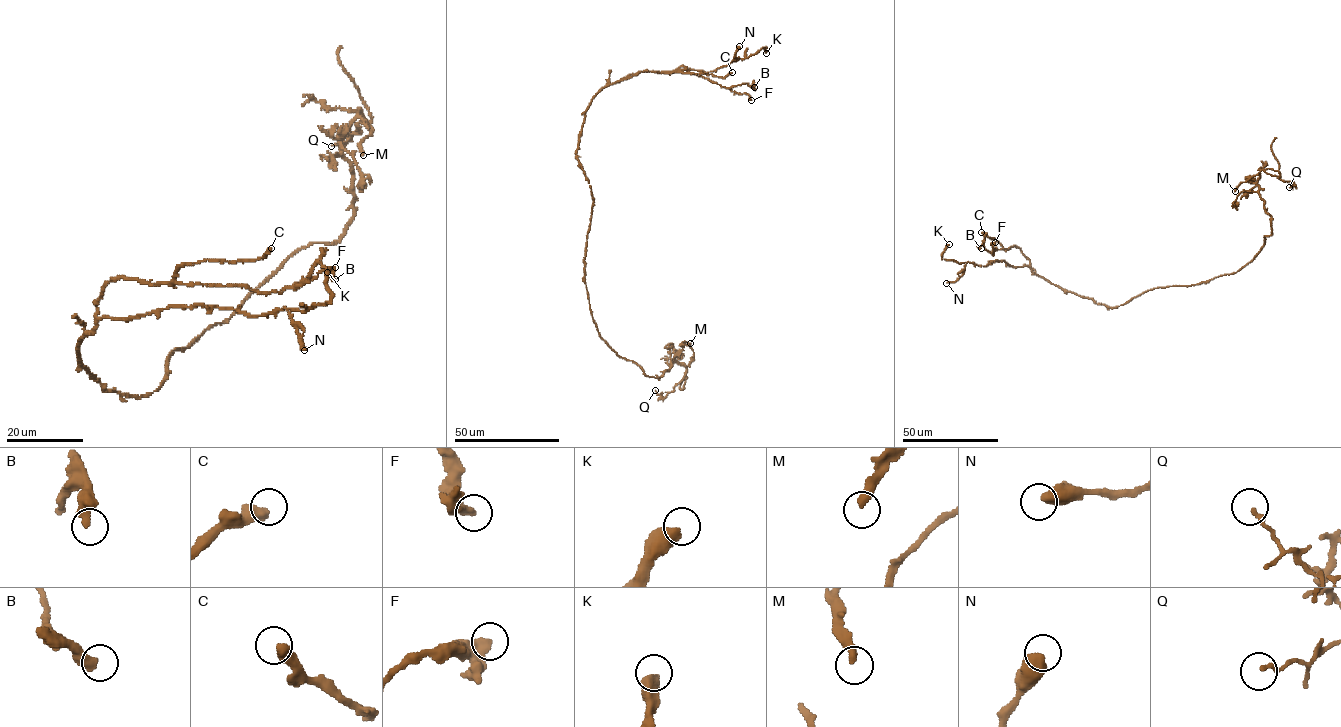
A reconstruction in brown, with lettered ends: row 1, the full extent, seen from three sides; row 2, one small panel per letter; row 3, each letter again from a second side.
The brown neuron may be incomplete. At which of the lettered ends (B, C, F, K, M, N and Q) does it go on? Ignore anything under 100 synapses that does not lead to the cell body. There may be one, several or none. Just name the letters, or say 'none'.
none

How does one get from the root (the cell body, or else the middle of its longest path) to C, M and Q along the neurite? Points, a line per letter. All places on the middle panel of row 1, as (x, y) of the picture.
C: (591, 216), (593, 199), (576, 149), (593, 97), (643, 71), (682, 66), (723, 77), (732, 72)
M: (591, 216), (584, 281), (600, 338), (655, 377), (674, 361), (688, 366), (694, 356), (690, 343)
Q: (591, 216), (584, 281), (600, 338), (647, 376), (659, 377), (674, 361), (686, 368), (664, 399), (655, 390)

